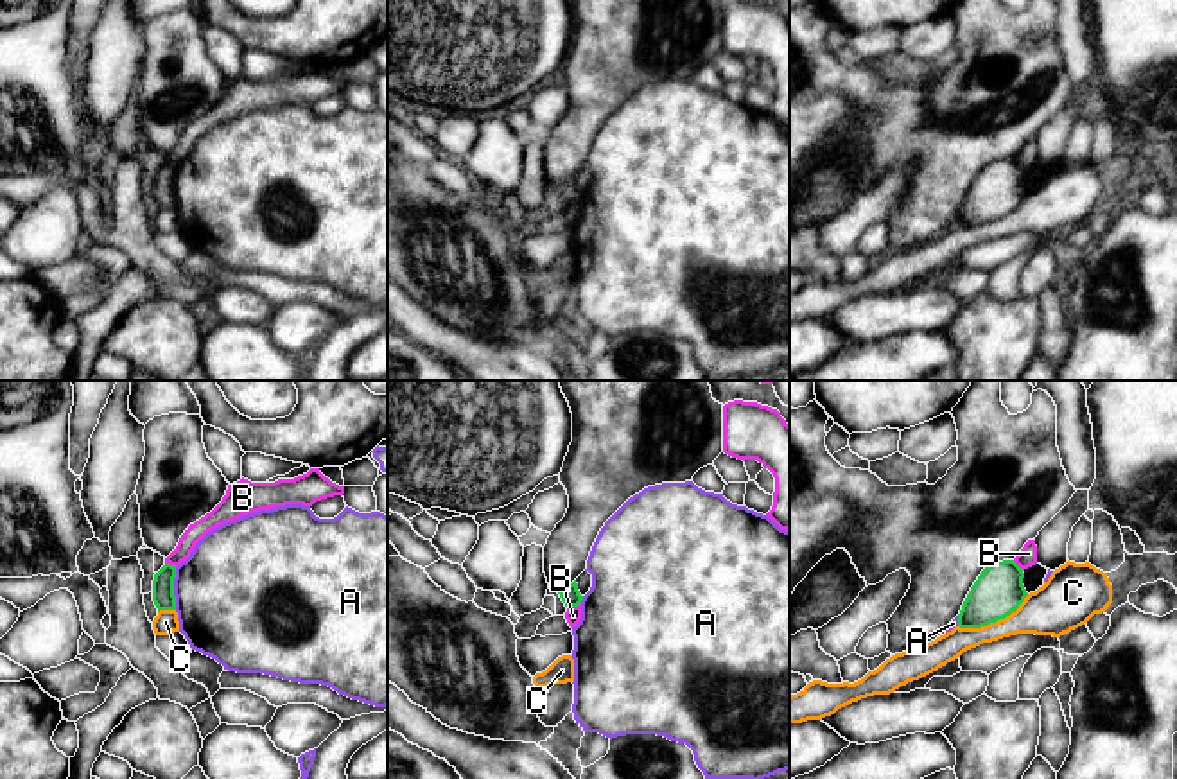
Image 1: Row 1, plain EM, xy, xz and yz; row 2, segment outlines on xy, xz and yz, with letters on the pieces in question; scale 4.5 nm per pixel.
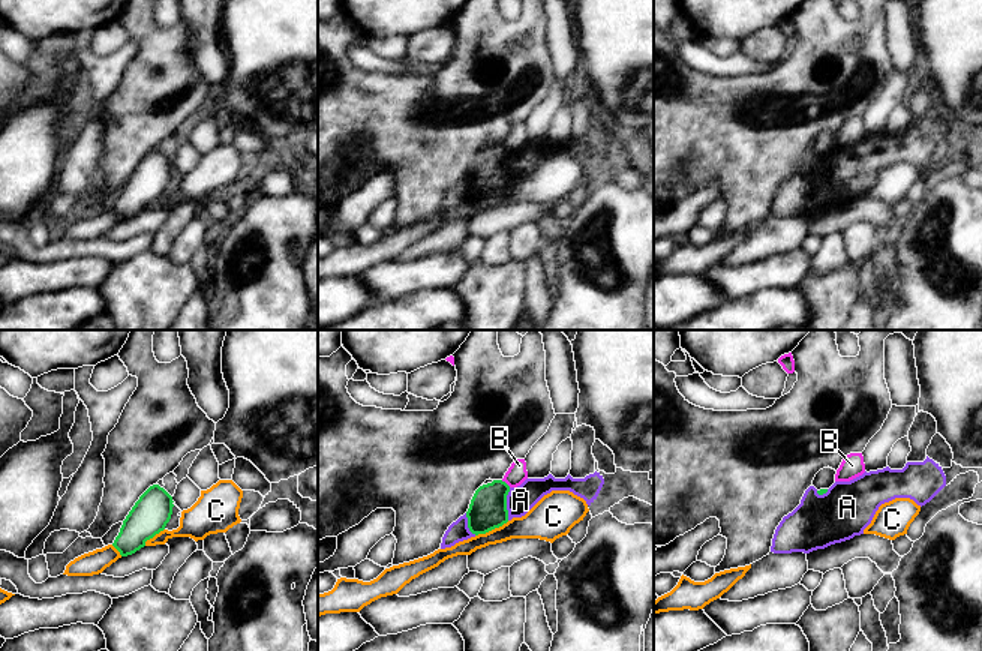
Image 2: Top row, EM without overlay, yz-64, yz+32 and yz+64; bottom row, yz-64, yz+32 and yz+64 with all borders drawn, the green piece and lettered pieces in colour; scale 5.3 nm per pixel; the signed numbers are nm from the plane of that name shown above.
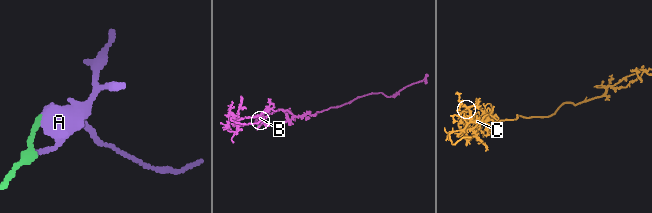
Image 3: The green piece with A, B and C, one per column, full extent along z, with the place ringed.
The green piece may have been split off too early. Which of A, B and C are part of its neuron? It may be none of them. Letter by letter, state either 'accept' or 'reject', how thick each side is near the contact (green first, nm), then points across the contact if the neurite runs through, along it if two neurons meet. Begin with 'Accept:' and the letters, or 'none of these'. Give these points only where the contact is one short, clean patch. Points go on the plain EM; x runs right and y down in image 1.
Accept: none of these
A: reject | 100/480 nm | along xy (176, 166), (174, 207)
B: reject | 90/70 nm | along xz (580, 200), (567, 207)
C: reject | 220/220 nm | along yz (1028, 192), (1003, 216), (980, 225), (959, 225)

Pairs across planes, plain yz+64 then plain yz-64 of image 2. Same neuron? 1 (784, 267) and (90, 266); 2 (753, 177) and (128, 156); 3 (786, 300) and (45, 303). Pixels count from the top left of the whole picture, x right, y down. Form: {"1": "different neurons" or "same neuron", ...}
{"1": "same neuron", "2": "same neuron", "3": "same neuron"}

